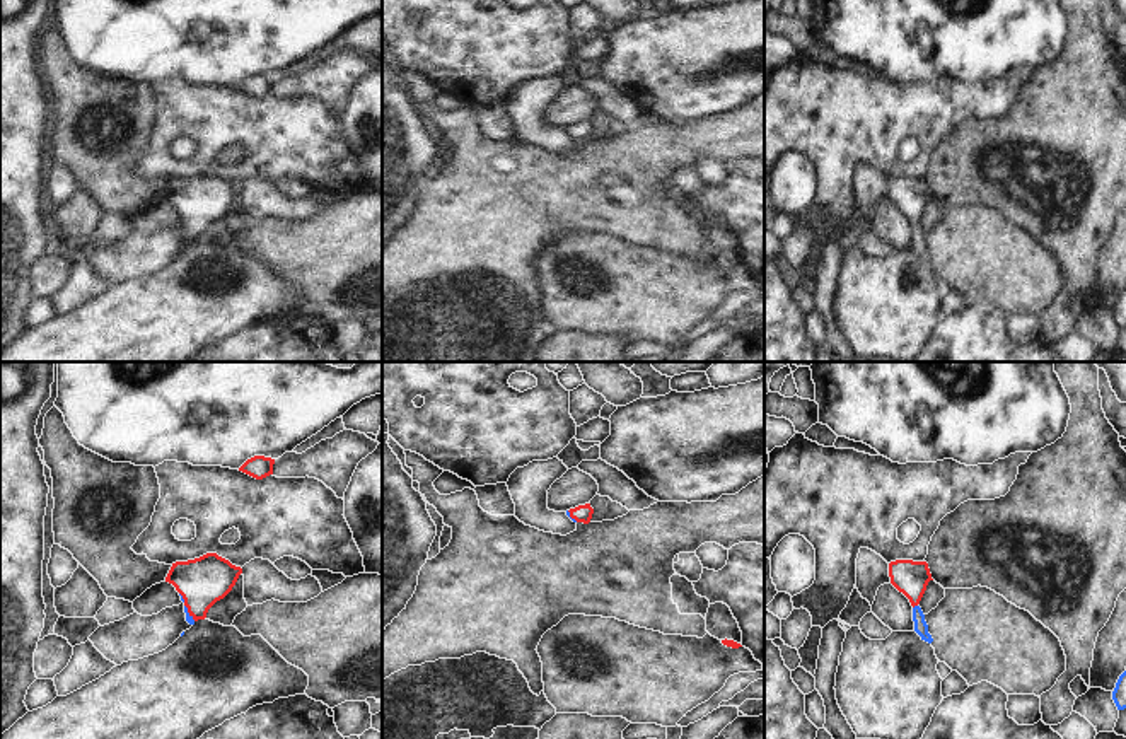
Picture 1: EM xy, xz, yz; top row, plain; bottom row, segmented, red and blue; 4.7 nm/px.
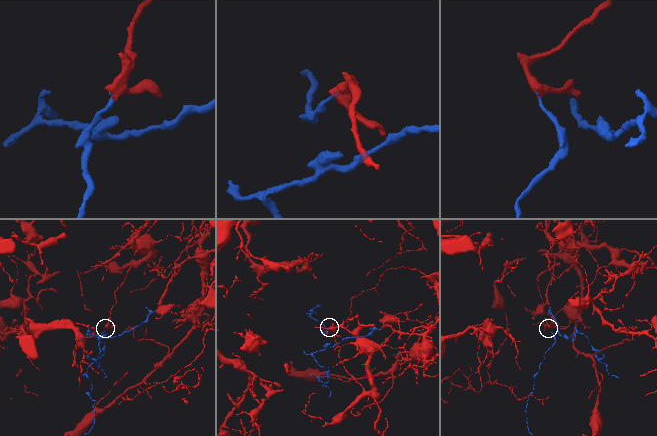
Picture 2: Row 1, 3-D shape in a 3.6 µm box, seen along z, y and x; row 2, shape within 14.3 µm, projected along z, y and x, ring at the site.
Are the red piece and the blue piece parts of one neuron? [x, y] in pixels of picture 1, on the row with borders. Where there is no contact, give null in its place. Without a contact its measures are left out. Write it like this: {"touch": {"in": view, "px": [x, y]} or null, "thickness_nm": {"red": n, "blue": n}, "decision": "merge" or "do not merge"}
{"touch": {"in": "yz", "px": [915, 605]}, "thickness_nm": {"red": 160, "blue": 60}, "decision": "merge"}

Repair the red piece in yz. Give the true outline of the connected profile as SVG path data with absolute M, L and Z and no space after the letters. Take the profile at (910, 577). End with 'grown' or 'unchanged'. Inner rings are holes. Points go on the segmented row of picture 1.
M896 560L889 563L891 584L903 592L913 606L914 631L921 640L932 643L925 614L918 606L932 579L926 562Z; grown

